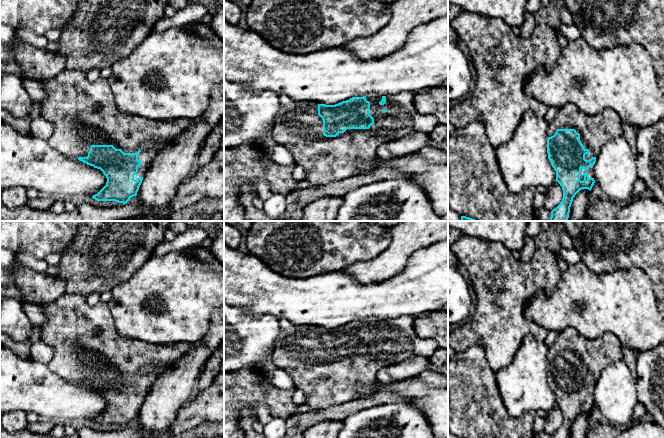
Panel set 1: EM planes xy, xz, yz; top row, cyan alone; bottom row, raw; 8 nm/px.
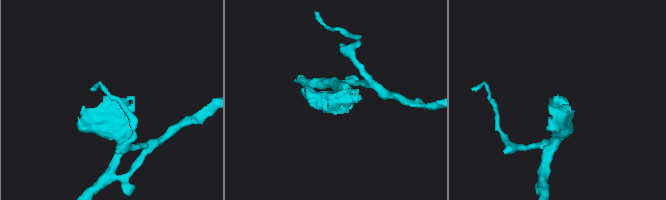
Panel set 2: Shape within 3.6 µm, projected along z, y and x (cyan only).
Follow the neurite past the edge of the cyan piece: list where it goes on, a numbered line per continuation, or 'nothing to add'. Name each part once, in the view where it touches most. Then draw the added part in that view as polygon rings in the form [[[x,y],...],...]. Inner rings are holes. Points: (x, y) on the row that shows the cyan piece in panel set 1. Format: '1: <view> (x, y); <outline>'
1: xy (84, 113); [[[64,69],[56,76],[40,79],[47,96],[41,102],[41,117],[54,124],[54,132],[47,140],[67,158],[87,157],[91,145],[113,145],[124,153],[137,153],[142,164],[134,179],[144,177],[157,153],[179,134],[194,124],[193,120],[154,120],[130,113],[122,113],[116,106],[115,96],[107,79],[100,77],[91,82],[86,73]]]

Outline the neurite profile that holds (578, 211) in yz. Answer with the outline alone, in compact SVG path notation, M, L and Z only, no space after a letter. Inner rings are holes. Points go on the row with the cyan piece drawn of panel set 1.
M582 189L575 195L567 221L583 221L587 217L590 197L591 191L588 189Z

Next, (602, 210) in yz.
M597 200L588 206L587 217L592 221L617 221L621 204L610 200Z

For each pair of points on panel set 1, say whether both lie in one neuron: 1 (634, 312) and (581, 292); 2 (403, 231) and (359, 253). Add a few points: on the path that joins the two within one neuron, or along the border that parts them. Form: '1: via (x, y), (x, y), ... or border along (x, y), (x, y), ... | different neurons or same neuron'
1: via (621, 303), (594, 303) | same neuron
2: border along (388, 231), (389, 245), (375, 257) | different neurons

